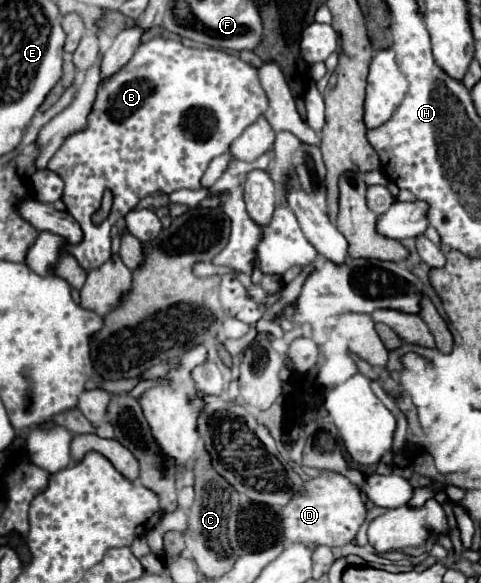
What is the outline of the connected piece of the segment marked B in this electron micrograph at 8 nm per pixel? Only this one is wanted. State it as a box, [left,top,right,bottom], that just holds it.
[48,38,268,272]

